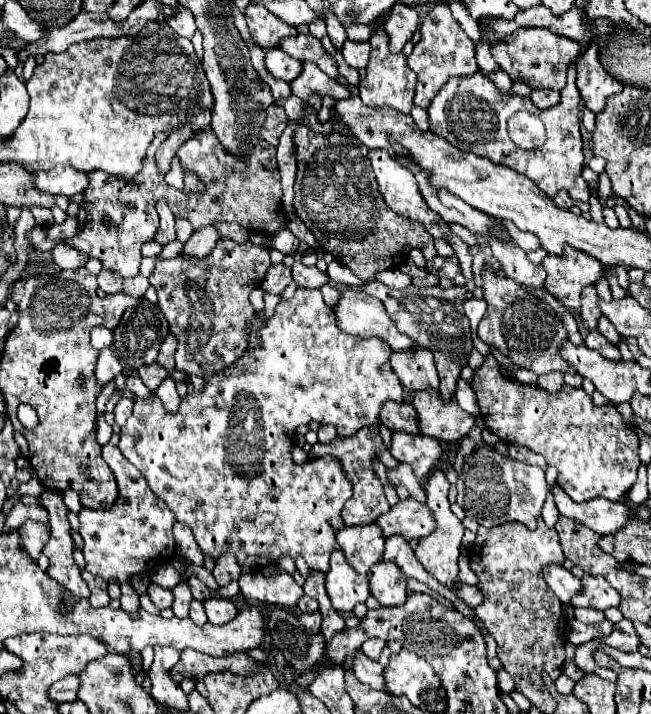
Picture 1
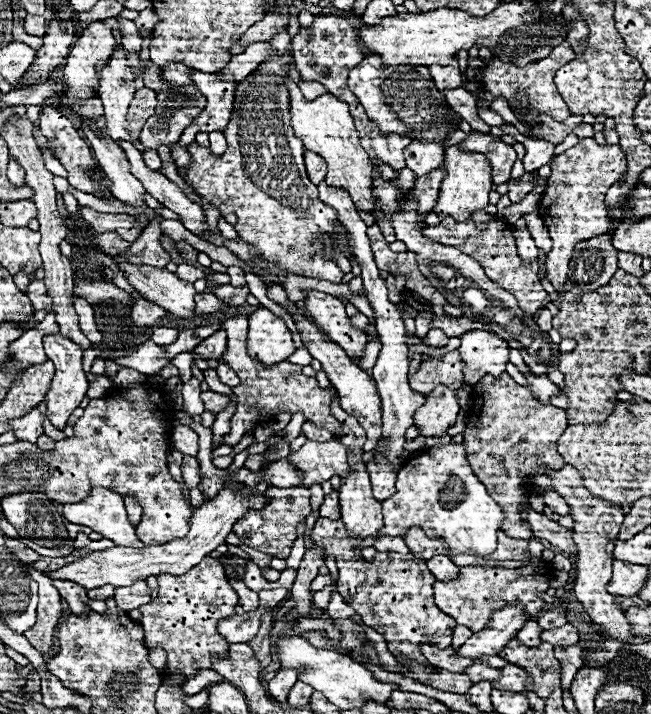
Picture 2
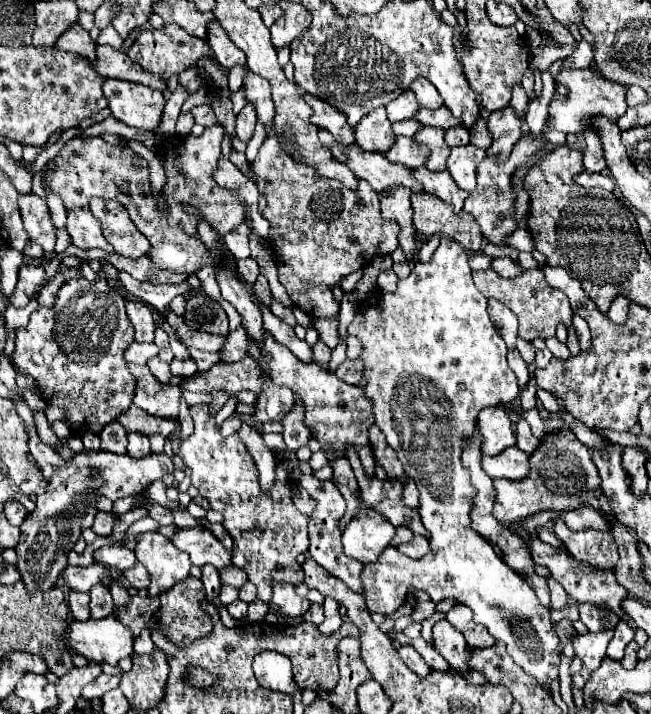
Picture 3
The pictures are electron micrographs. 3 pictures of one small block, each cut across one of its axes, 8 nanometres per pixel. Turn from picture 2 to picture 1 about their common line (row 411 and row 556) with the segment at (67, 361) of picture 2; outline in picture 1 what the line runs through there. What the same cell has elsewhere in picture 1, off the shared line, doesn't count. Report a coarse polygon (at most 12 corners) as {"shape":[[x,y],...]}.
{"shape":[[60,492],[40,494],[50,516],[48,574],[76,598],[90,590],[74,562],[68,510]]}

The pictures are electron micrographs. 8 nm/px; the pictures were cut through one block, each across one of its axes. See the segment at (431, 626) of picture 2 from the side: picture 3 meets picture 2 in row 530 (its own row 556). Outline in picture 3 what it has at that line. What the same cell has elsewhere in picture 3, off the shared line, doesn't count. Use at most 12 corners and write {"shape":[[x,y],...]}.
{"shape":[[300,476],[318,504],[310,514],[310,556],[322,568],[348,572],[360,568],[342,552],[340,520],[346,500],[334,482]]}

